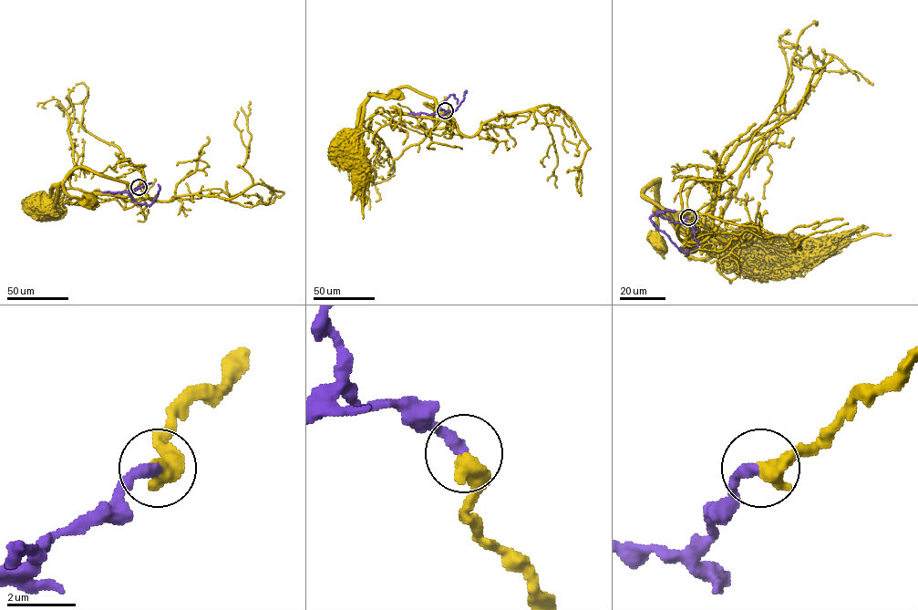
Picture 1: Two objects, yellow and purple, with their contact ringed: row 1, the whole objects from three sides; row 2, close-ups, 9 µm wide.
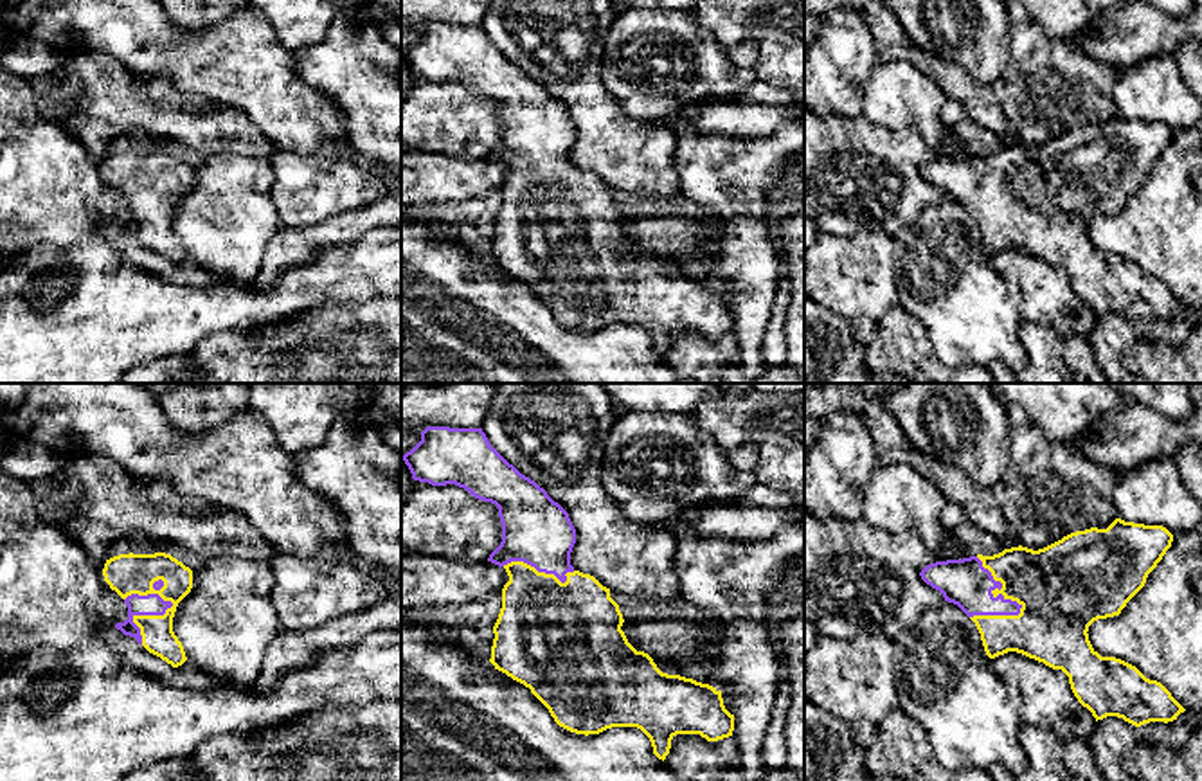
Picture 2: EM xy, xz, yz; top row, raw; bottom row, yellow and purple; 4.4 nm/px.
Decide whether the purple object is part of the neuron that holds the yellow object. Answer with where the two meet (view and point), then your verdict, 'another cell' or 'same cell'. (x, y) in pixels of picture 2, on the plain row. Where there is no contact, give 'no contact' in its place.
contact xy (155, 213); another cell

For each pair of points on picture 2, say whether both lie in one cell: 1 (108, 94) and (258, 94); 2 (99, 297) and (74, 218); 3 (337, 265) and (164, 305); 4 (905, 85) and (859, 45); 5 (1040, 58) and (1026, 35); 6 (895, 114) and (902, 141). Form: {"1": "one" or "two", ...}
{"1": "two", "2": "two", "3": "one", "4": "two", "5": "one", "6": "two"}

